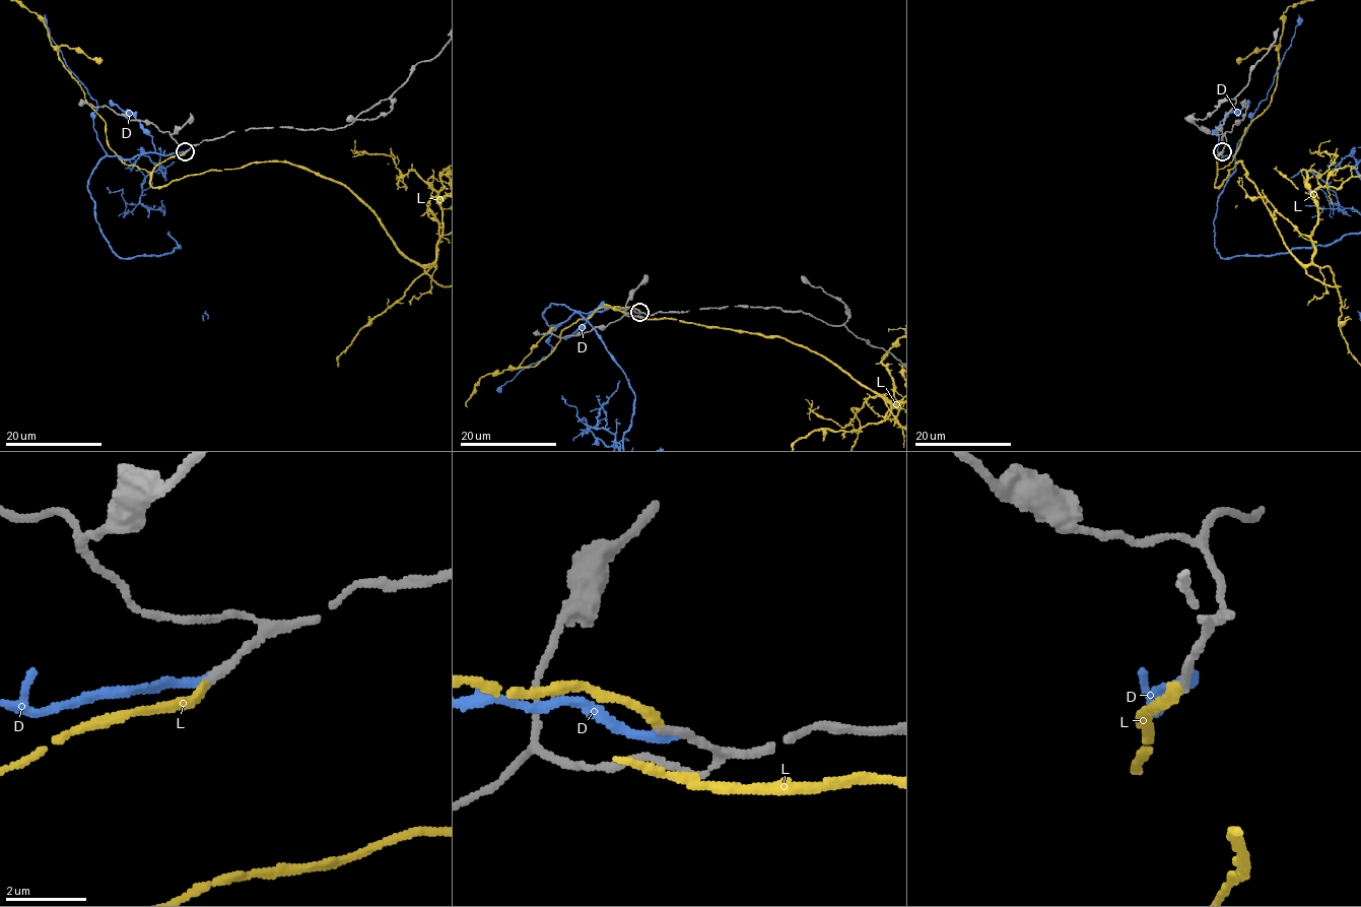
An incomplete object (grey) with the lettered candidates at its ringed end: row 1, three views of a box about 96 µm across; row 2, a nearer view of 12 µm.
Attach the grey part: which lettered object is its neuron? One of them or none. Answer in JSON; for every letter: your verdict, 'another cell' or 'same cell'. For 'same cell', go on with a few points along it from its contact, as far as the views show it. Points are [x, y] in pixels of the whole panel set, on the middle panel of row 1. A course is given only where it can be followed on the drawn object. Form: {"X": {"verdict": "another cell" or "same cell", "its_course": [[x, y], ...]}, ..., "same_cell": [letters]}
{"D": {"verdict": "another cell"}, "L": {"verdict": "same cell"}, "same_cell": ["L"]}

